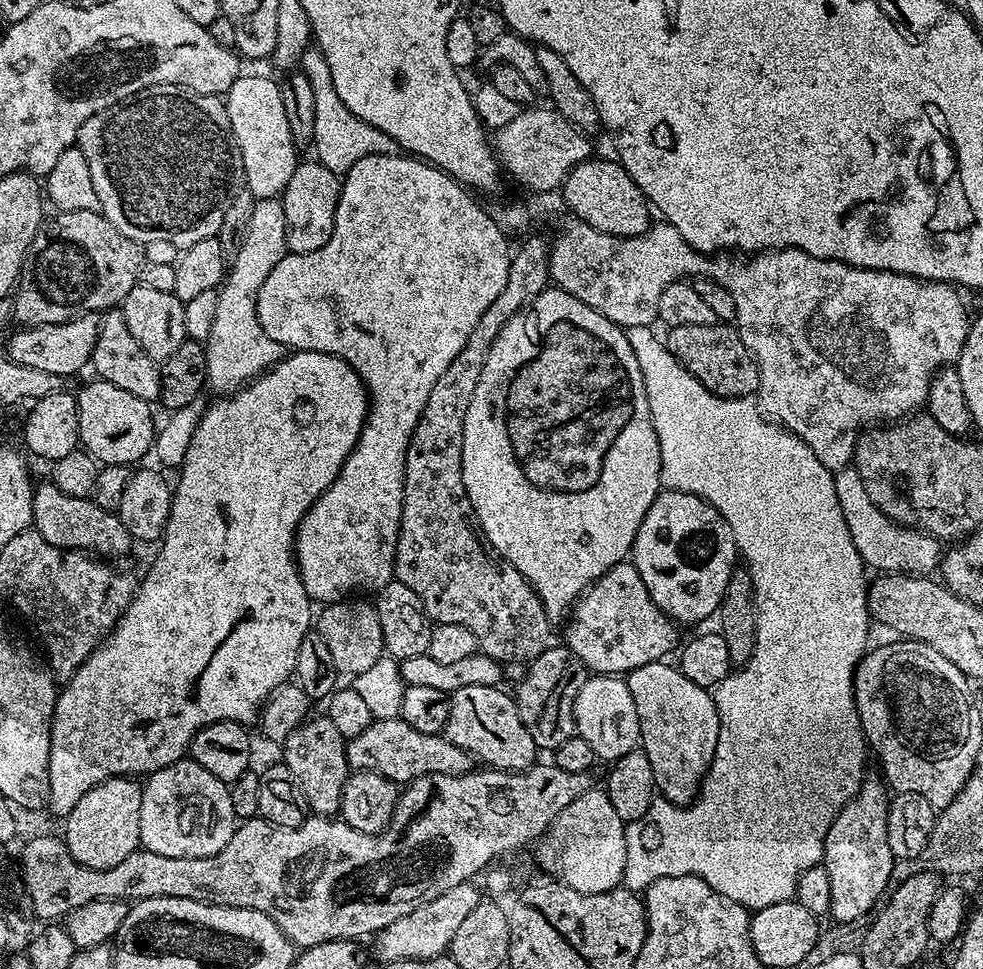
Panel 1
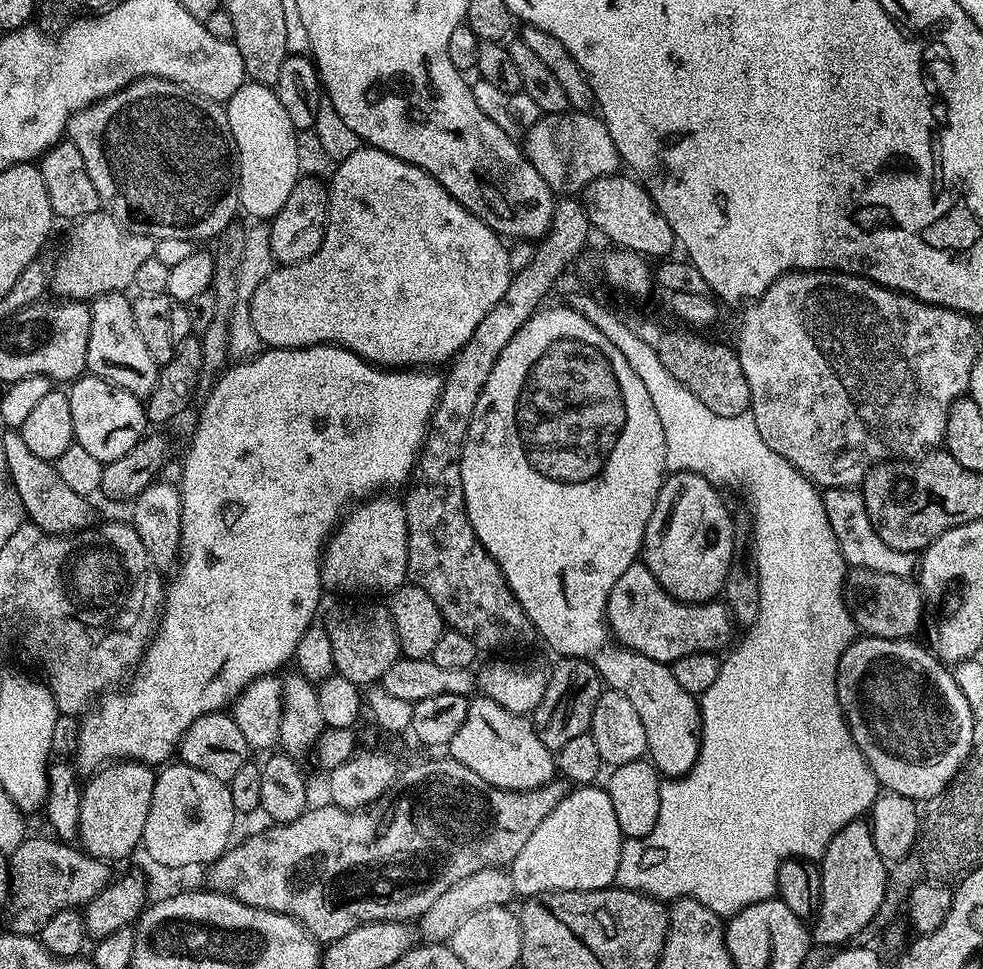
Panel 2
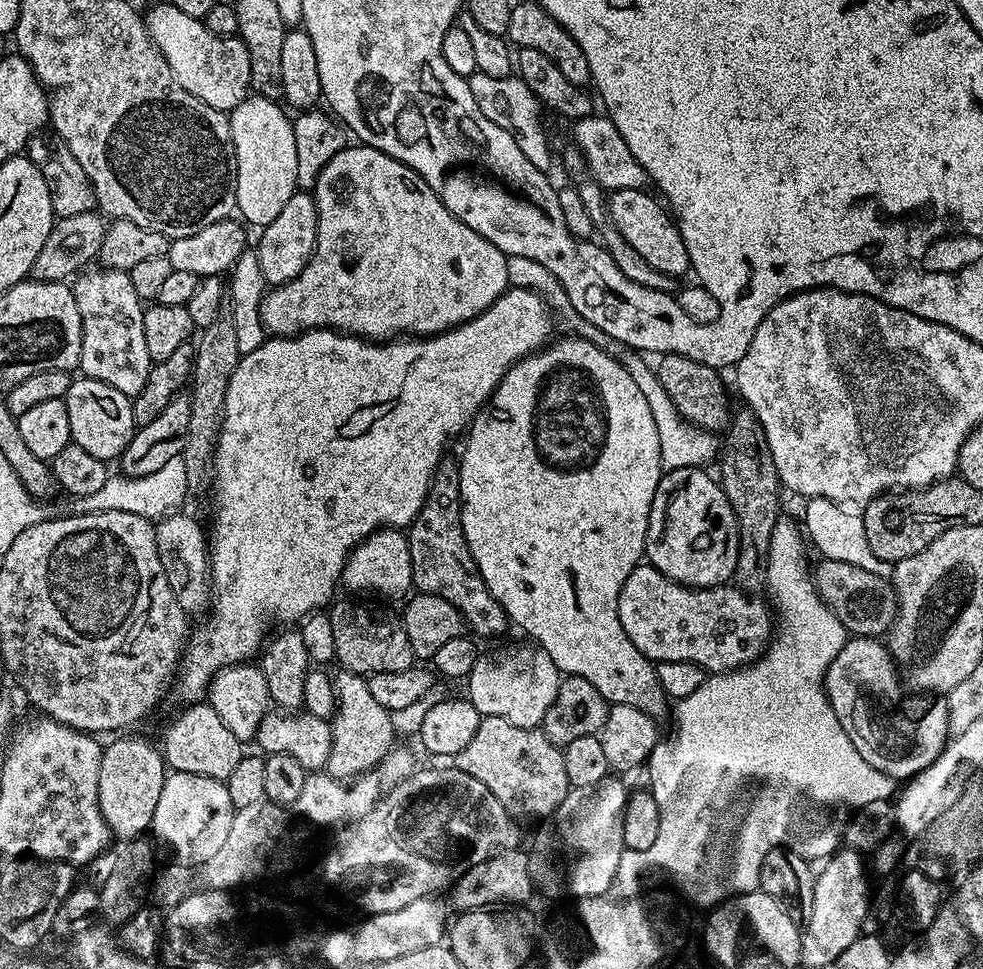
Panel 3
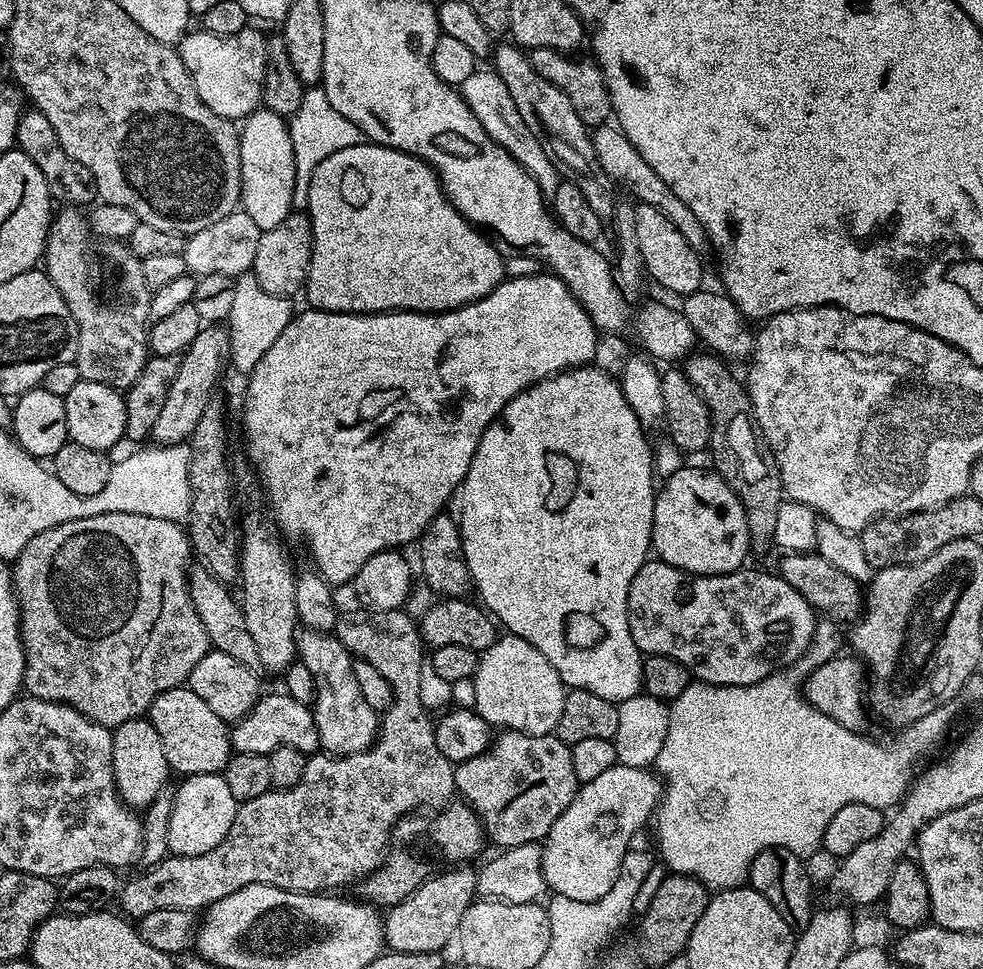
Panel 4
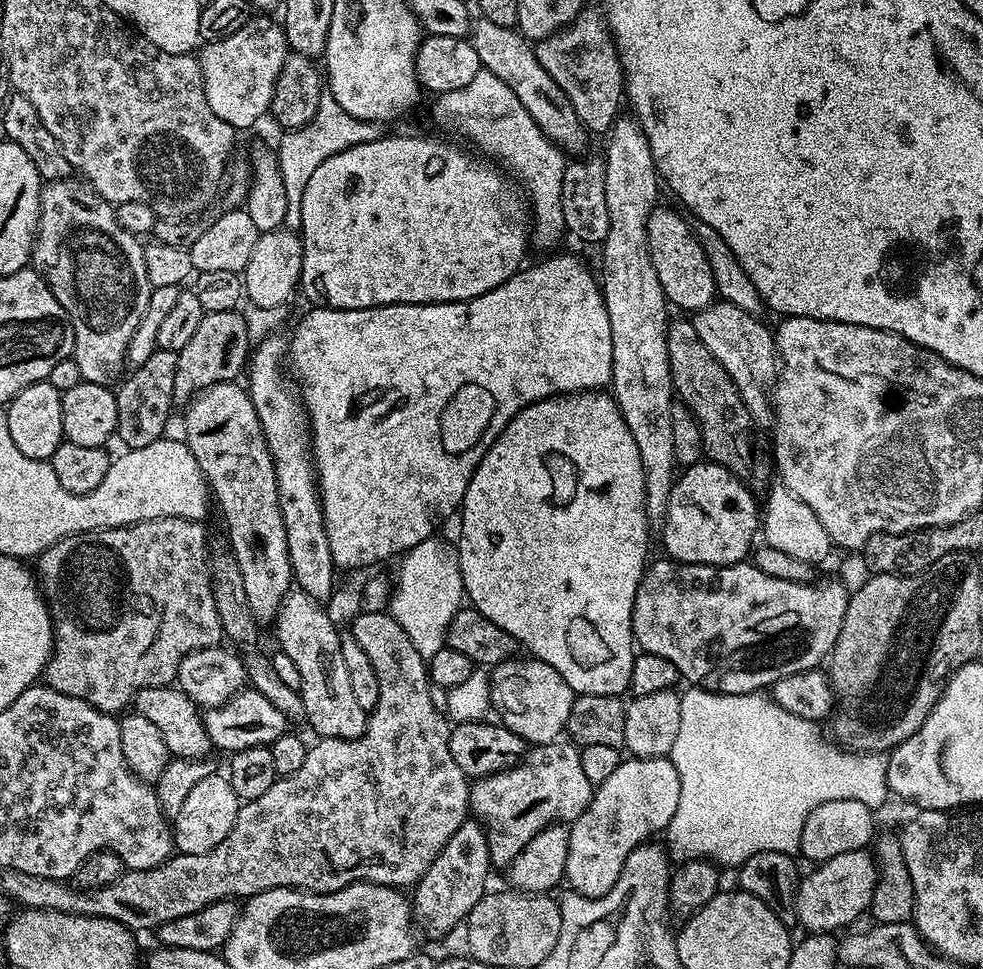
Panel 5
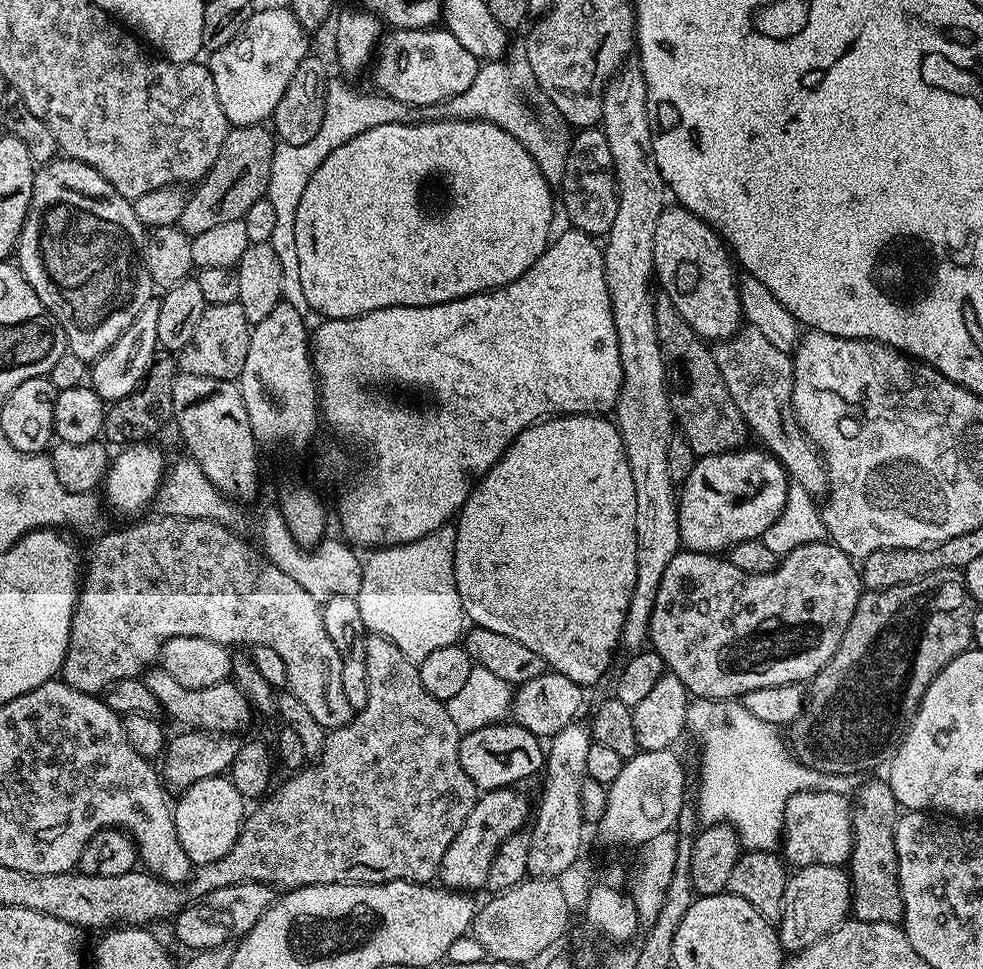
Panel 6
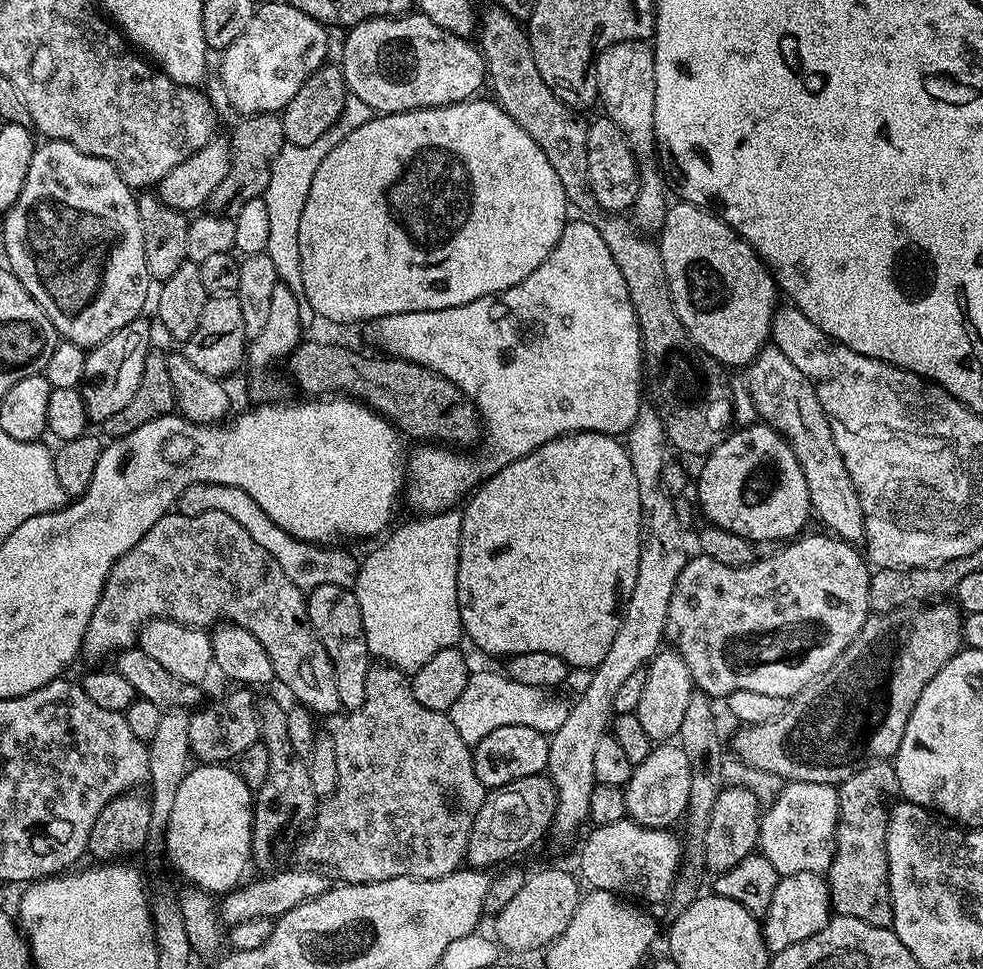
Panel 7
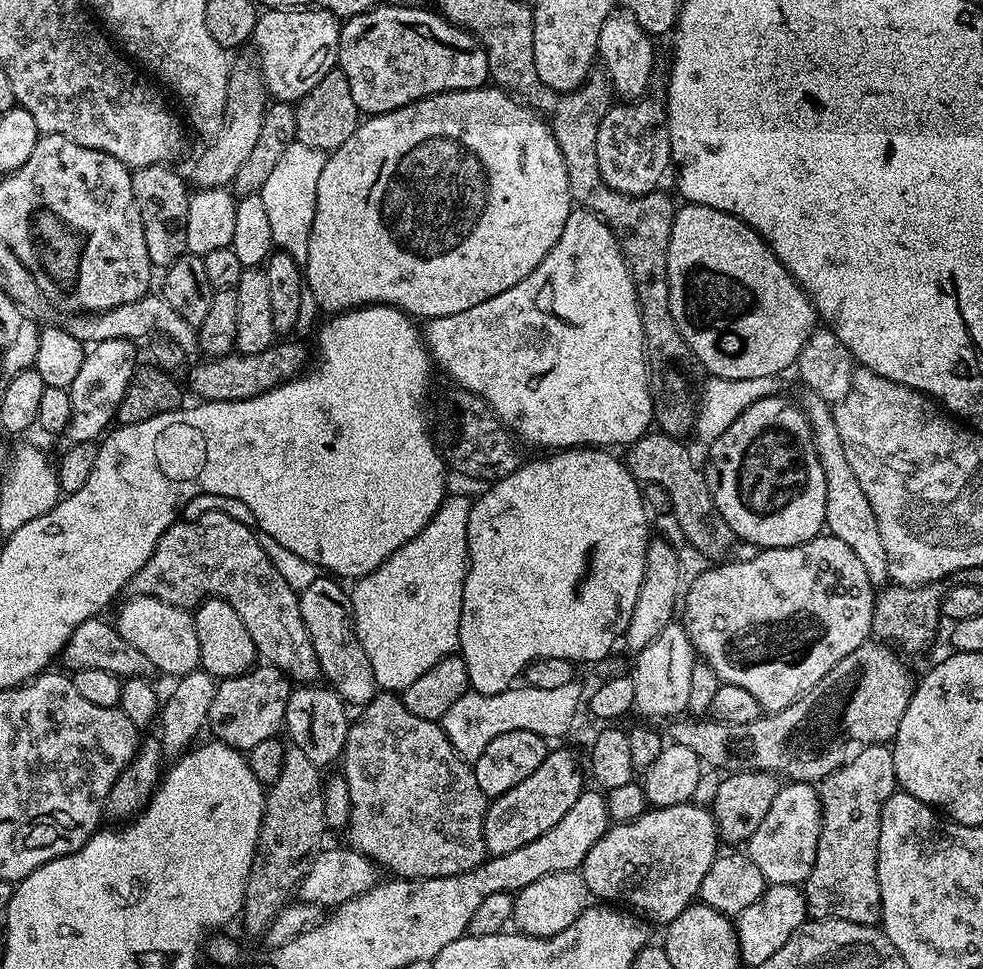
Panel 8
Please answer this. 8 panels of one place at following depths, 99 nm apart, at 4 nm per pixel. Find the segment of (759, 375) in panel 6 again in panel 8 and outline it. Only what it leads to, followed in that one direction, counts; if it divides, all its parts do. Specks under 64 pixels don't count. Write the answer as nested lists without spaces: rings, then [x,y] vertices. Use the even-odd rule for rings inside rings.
[[[805,391],[802,407],[812,427],[812,437],[818,458],[822,462],[822,474],[826,474],[826,518],[827,531],[838,537],[854,555],[862,562],[866,570],[866,578],[870,578],[873,589],[880,590],[889,583],[888,555],[886,546],[882,546],[882,533],[878,531],[878,518],[874,518],[874,510],[870,510],[870,502],[858,486],[858,478],[846,458],[846,449],[838,434],[838,426],[832,417],[833,405],[823,400],[818,394]]]

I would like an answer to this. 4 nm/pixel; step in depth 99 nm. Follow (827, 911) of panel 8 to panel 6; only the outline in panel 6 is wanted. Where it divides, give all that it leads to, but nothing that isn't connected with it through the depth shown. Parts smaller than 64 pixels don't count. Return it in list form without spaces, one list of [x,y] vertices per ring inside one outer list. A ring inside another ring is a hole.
[[[887,779],[872,780],[859,785],[852,804],[852,881],[851,915],[862,922],[900,924],[904,918],[904,903],[898,878],[896,822],[898,805]]]

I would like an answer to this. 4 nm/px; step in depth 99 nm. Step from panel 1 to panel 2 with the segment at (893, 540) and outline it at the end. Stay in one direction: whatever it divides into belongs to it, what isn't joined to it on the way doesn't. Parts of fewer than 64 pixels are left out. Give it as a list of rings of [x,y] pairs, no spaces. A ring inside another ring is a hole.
[[[828,488],[823,491],[822,498],[827,520],[849,567],[870,569],[904,578],[913,575],[918,566],[917,555],[912,552],[897,551],[882,541],[868,518],[861,491],[851,488]]]

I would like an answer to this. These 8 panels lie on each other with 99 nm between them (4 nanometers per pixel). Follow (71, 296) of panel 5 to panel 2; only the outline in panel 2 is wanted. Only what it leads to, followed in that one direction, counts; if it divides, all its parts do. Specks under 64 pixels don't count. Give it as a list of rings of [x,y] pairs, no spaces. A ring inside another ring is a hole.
[[[107,292],[90,304],[90,342],[86,346],[87,371],[110,382],[116,388],[146,398],[154,390],[160,373],[157,362],[150,358],[142,334],[134,323],[132,300],[124,292]]]

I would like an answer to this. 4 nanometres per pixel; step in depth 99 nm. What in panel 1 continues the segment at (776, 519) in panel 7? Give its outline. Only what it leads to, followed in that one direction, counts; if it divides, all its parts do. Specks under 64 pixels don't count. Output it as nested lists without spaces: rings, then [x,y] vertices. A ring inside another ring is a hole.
[[[664,490],[638,526],[630,563],[642,574],[654,606],[684,626],[700,624],[719,613],[730,574],[738,567],[738,553],[734,534],[714,505],[689,492]]]

